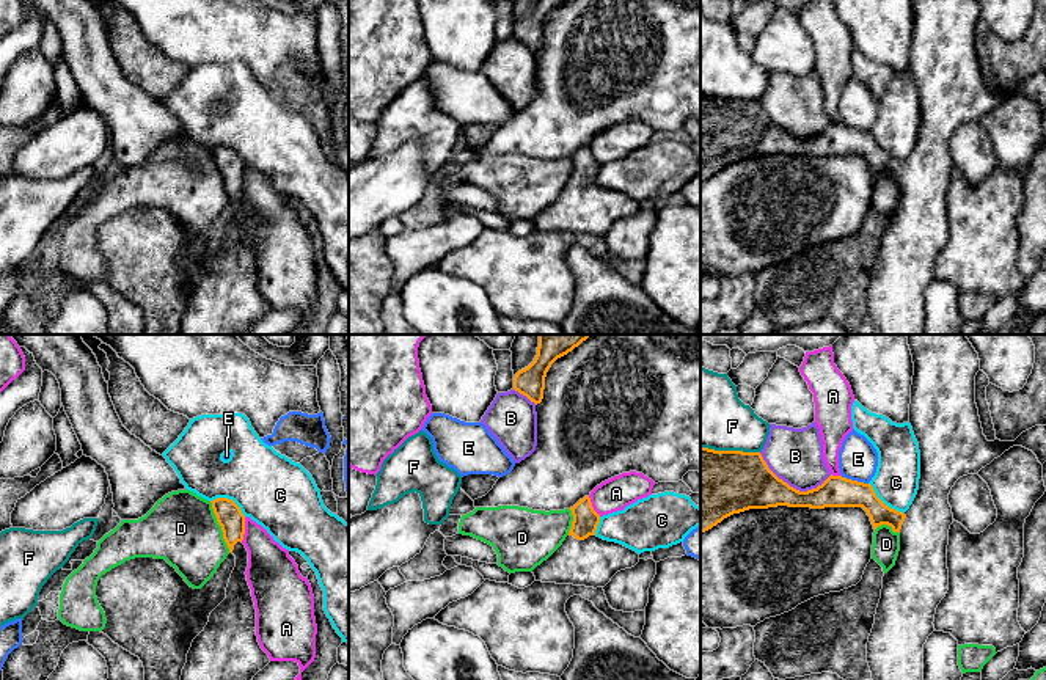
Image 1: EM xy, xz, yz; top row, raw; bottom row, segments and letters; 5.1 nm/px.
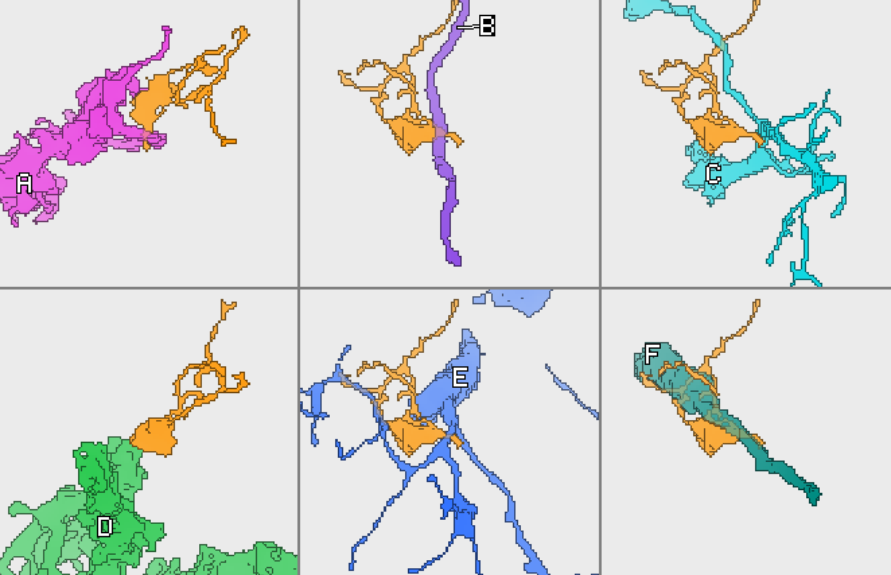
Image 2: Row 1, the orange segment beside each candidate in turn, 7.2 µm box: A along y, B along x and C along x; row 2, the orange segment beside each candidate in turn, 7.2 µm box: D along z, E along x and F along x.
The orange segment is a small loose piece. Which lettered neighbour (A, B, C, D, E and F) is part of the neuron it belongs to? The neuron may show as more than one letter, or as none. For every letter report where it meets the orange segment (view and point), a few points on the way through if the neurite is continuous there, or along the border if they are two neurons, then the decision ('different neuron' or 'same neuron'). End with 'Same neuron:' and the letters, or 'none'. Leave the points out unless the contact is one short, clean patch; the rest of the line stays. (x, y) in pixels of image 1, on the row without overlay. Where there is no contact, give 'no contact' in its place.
A: xy (244, 178) | different neuron
B: yz (792, 135) | different neuron
C: yz (883, 151) | along yz (869, 131), (886, 153), (903, 162) | different neuron
D: xy (220, 173) | along xy (209, 149), (230, 200) | different neuron
E: yz (855, 129) | along yz (841, 124), (867, 132) | different neuron
F: yz (731, 99) | different neuron
Same neuron: none

